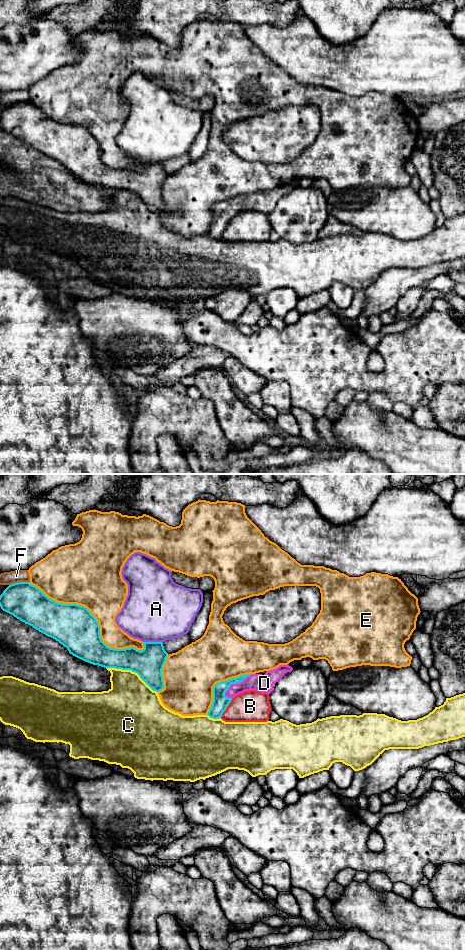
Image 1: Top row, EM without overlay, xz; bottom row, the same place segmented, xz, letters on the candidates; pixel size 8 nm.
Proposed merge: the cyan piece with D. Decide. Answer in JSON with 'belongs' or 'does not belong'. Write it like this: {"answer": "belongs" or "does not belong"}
{"answer": "belongs"}

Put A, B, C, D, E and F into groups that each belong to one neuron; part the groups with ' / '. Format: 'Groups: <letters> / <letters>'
Groups: A / B / C / D / E / F

